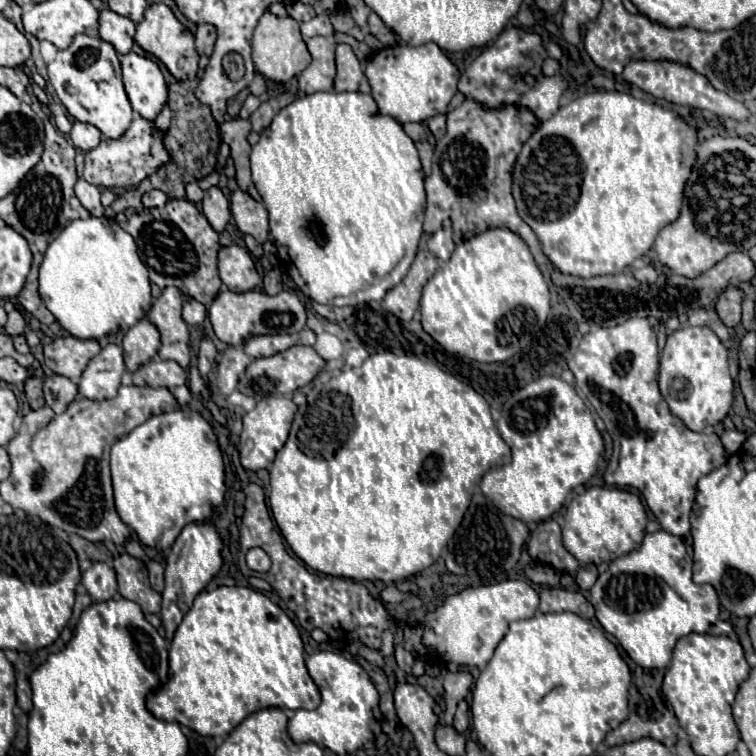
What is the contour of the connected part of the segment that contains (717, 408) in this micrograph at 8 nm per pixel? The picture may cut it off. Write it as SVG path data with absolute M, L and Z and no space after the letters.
M682 327L668 337L660 357L658 383L670 411L692 431L702 431L706 425L718 425L728 415L734 401L734 381L728 371L726 347L708 327Z

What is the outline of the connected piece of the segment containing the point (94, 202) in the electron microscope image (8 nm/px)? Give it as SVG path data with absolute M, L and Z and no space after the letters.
M80 179L76 183L76 197L82 203L82 207L88 209L94 217L104 217L104 207L100 203L100 191L96 185L90 185L88 181Z

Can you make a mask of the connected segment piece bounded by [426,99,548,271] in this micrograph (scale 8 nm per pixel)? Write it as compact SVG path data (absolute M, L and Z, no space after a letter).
M464 99L460 107L448 113L448 131L436 143L432 161L432 175L426 177L428 205L432 205L432 189L446 189L446 195L454 195L450 207L450 219L454 225L454 241L460 243L486 229L506 227L520 235L530 247L538 267L544 271L548 257L542 253L534 231L518 217L516 205L510 193L512 167L524 145L524 141L536 131L540 121L532 111L522 105L500 105L486 107L474 99Z

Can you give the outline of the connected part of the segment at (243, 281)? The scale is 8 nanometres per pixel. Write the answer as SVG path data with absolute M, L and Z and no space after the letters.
M228 245L218 251L218 271L222 283L236 293L254 289L260 283L260 275L254 273L256 267L248 249L238 245Z

